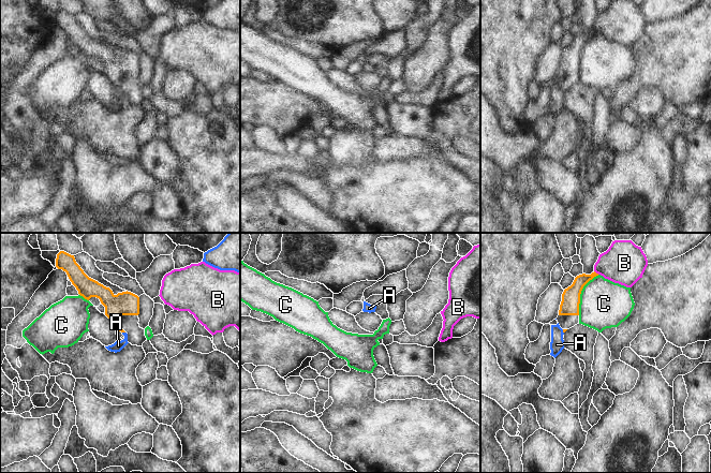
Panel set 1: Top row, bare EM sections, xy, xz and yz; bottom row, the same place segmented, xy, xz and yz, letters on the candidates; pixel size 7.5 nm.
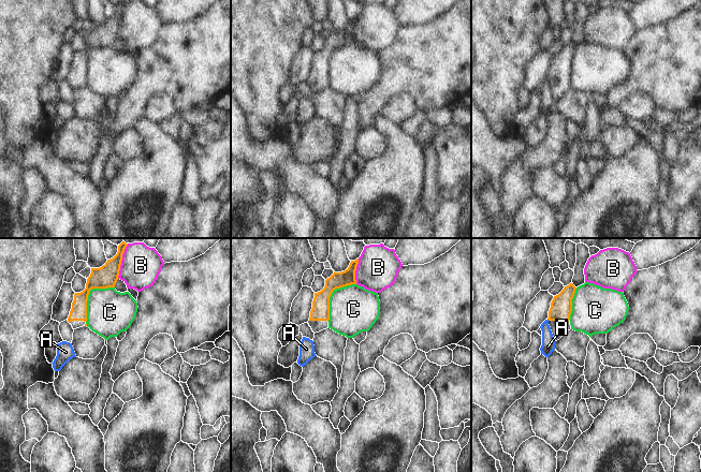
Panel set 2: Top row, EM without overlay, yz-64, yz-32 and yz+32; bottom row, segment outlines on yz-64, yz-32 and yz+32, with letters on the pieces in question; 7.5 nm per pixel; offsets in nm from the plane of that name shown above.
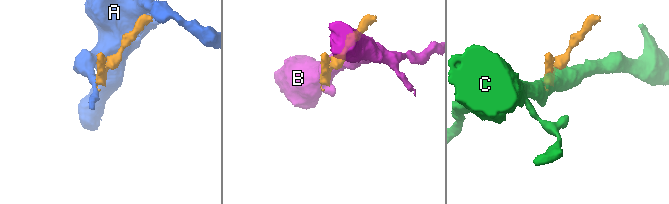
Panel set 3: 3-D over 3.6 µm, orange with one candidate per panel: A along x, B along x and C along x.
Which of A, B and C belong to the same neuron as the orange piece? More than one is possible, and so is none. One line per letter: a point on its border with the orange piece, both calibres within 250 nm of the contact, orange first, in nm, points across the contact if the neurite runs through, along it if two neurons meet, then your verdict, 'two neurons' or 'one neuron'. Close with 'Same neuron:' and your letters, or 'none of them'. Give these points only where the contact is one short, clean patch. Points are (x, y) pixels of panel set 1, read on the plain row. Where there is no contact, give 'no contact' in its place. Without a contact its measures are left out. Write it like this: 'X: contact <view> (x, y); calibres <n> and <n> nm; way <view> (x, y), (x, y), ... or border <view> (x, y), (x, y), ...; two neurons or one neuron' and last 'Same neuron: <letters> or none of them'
A: contact yz (563, 91); calibres 20 and 110 nm; border yz (562, 89), (563, 92); two neurons
B: contact yz (595, 32); calibres 130 and 320 nm; border yz (594, 30), (598, 33); two neurons
C: contact yz (580, 53); calibres 140 and 360 nm; two neurons
Same neuron: none of them

